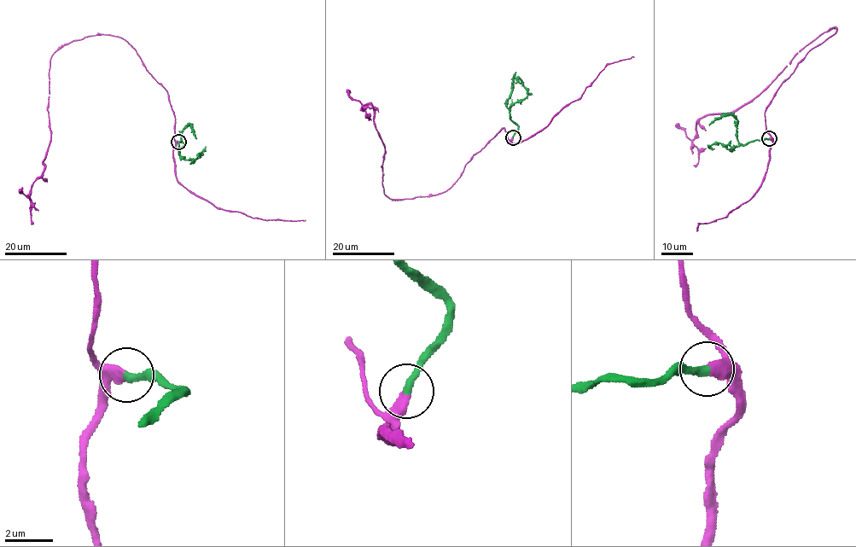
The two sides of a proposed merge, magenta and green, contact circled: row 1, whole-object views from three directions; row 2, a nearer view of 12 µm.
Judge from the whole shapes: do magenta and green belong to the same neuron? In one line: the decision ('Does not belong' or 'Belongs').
Belongs

